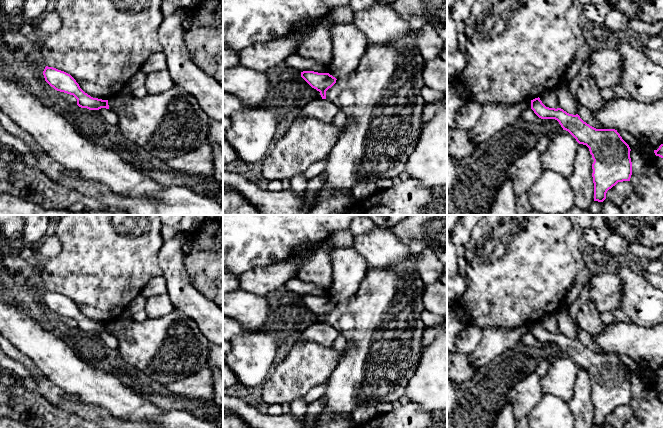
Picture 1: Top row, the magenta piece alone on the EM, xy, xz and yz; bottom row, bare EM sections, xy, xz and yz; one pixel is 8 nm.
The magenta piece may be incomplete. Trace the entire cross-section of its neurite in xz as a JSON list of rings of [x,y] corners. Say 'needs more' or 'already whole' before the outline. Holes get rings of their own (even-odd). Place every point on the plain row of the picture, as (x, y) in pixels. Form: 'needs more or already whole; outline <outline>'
already whole; outline [[[303,295],[301,301],[314,313],[320,316],[322,323],[326,323],[326,315],[336,307],[336,302],[329,297]]]

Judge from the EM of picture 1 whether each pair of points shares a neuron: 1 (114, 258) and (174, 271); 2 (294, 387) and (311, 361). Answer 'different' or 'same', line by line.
1: different
2: same

